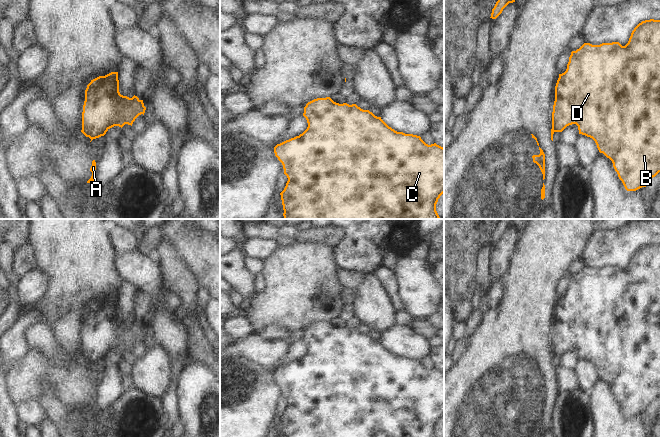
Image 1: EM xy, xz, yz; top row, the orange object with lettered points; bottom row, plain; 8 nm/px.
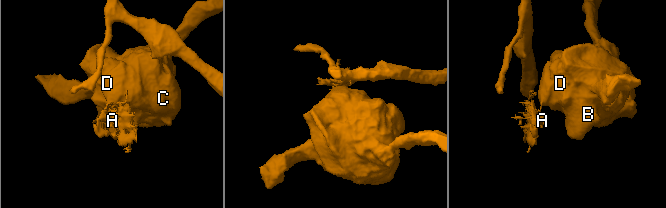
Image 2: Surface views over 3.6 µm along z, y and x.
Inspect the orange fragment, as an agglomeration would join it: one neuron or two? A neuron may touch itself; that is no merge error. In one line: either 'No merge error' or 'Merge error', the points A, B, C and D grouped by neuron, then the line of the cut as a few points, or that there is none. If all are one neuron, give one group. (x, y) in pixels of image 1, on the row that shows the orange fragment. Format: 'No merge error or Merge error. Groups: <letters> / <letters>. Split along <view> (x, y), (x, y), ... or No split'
Merge error. Groups: A / B C D. Split along yz (552, 116), (552, 127), (555, 131)

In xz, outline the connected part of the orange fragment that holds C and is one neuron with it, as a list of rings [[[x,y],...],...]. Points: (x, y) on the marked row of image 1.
[[[330,97],[317,98],[304,107],[307,129],[294,138],[286,140],[274,147],[275,156],[282,163],[288,181],[280,193],[284,219],[440,219],[436,204],[444,193],[444,148],[436,143],[428,145],[420,136],[397,132],[389,127],[381,117],[369,110],[363,110],[356,104],[339,104]]]

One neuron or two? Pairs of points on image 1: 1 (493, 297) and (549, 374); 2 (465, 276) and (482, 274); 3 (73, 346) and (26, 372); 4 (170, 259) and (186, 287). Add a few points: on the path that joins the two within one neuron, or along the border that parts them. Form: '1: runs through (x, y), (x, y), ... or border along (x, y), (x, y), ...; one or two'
1: border along (503, 280), (503, 295), (489, 309); two
2: border along (478, 252), (476, 288); two
3: runs through (71, 361), (62, 372), (41, 372); one
4: runs through (172, 266), (180, 280); one

